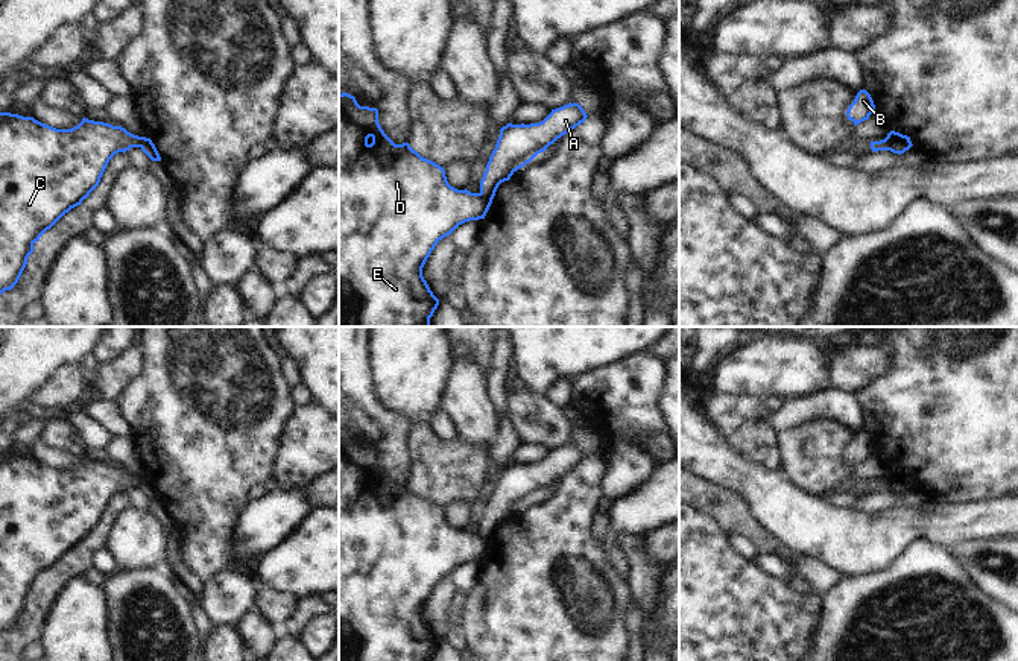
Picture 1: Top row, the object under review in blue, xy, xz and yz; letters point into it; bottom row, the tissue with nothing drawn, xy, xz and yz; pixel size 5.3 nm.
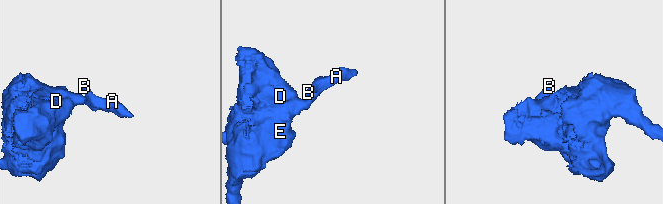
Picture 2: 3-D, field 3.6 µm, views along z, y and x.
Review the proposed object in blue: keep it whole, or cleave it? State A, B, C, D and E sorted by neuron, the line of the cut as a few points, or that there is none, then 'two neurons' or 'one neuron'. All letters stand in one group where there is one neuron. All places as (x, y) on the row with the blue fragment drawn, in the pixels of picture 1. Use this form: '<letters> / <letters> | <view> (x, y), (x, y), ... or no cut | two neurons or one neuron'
A B / C D E | xz (480, 192), (491, 201) | two neurons

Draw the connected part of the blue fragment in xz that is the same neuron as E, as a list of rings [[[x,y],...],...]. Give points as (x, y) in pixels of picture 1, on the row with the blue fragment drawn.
[[[348,93],[339,94],[339,327],[430,327],[439,299],[424,280],[422,267],[439,240],[465,222],[485,219],[491,204],[482,193],[451,187],[444,167],[422,158],[409,143],[395,144],[381,129],[377,108],[360,106]]]

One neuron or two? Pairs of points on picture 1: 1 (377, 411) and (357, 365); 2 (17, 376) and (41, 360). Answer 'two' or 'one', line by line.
1: one
2: one

